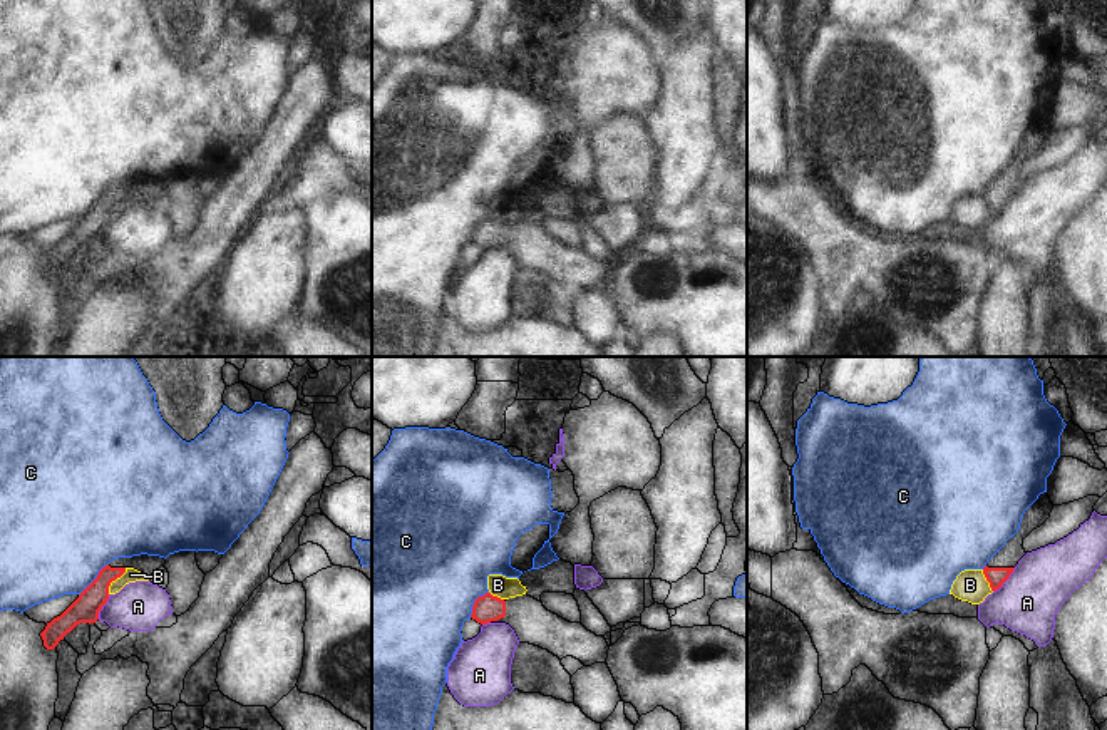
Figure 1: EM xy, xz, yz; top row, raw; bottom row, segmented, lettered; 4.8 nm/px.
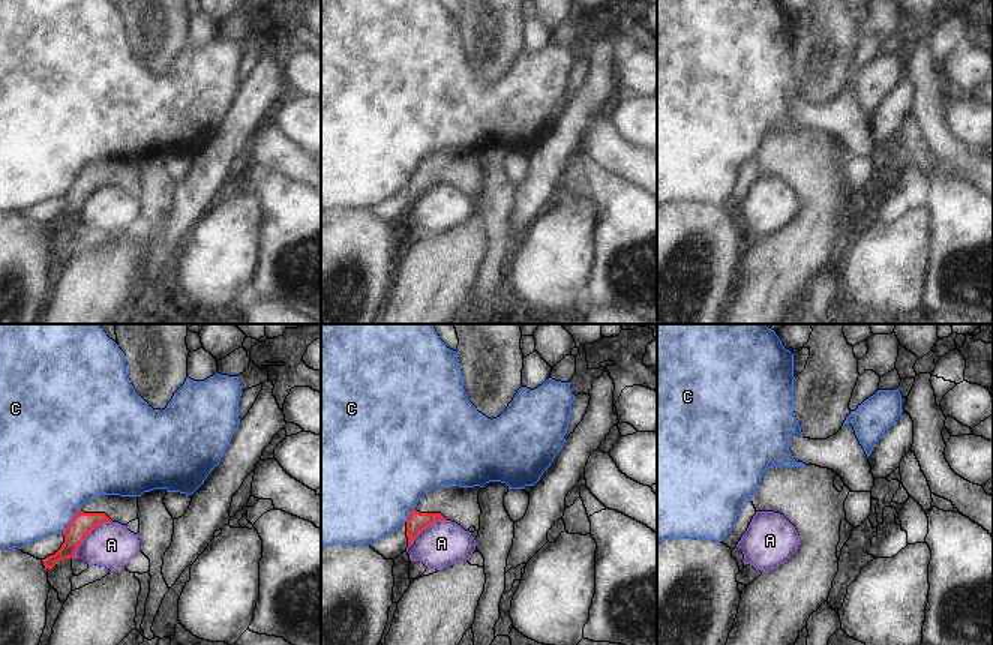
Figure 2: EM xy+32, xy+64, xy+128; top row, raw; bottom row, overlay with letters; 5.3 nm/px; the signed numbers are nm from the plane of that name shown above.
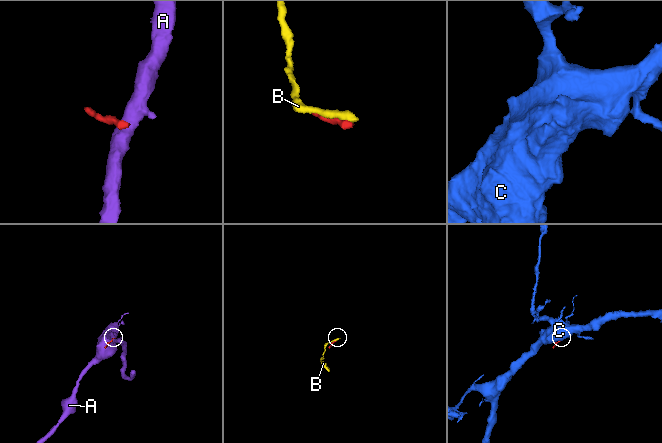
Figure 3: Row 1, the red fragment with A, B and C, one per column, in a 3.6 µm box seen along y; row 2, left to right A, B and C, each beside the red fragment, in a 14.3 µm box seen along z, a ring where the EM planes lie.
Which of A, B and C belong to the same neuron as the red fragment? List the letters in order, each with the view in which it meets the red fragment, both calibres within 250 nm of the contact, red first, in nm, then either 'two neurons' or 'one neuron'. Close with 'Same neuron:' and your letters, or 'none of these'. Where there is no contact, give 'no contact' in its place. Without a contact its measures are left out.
A: meets red in yz; 90 nm thick on the red side, 300 nm on the other; two neurons
B: meets red in xy; 130 nm thick on the red side, 70 nm on the other; two neurons
C: meets red in xy; 130 nm thick on the red side, 480 nm on the other; two neurons
Same neuron: none of these

